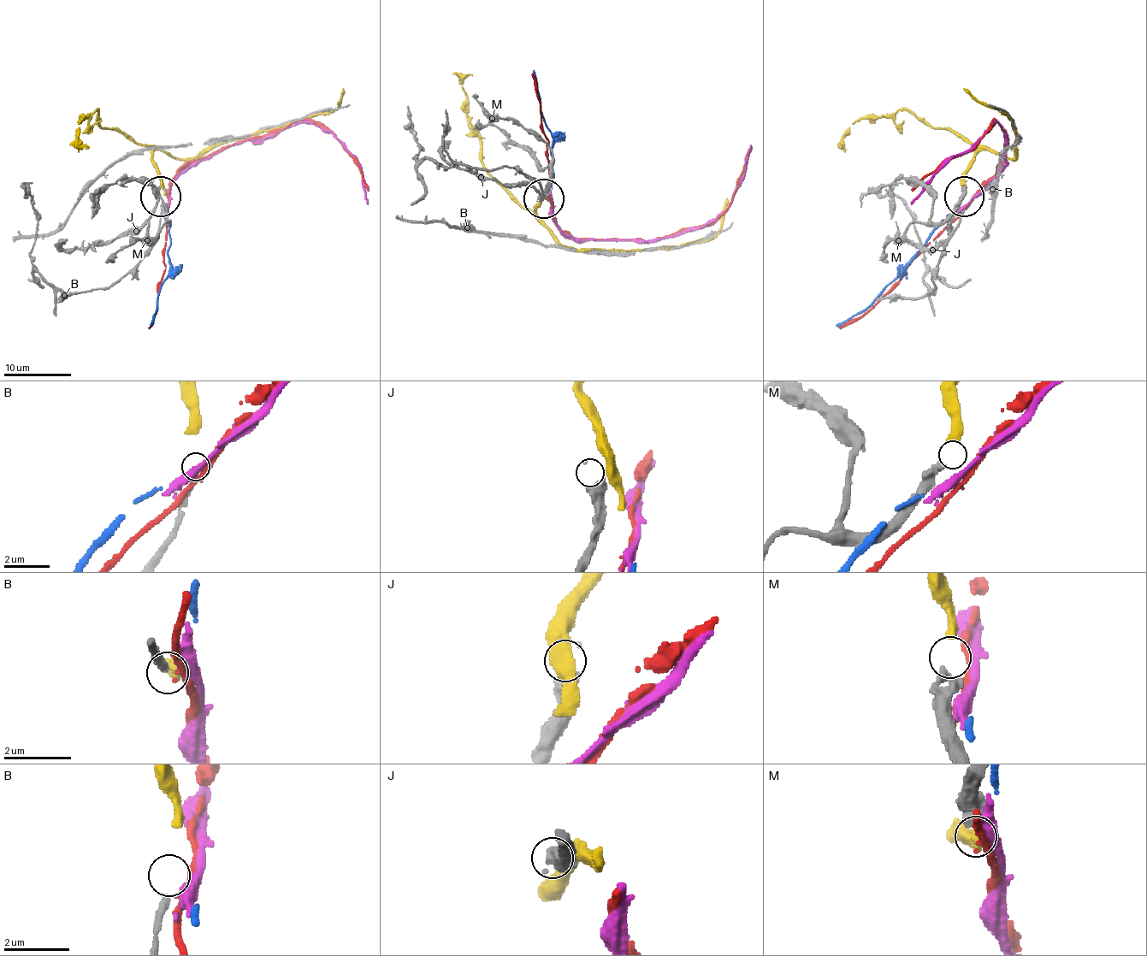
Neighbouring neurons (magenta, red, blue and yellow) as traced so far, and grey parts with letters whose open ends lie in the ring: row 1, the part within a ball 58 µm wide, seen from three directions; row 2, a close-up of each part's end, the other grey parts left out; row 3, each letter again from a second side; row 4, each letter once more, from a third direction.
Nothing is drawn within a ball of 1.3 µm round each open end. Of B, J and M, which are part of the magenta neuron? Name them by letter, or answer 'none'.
none

